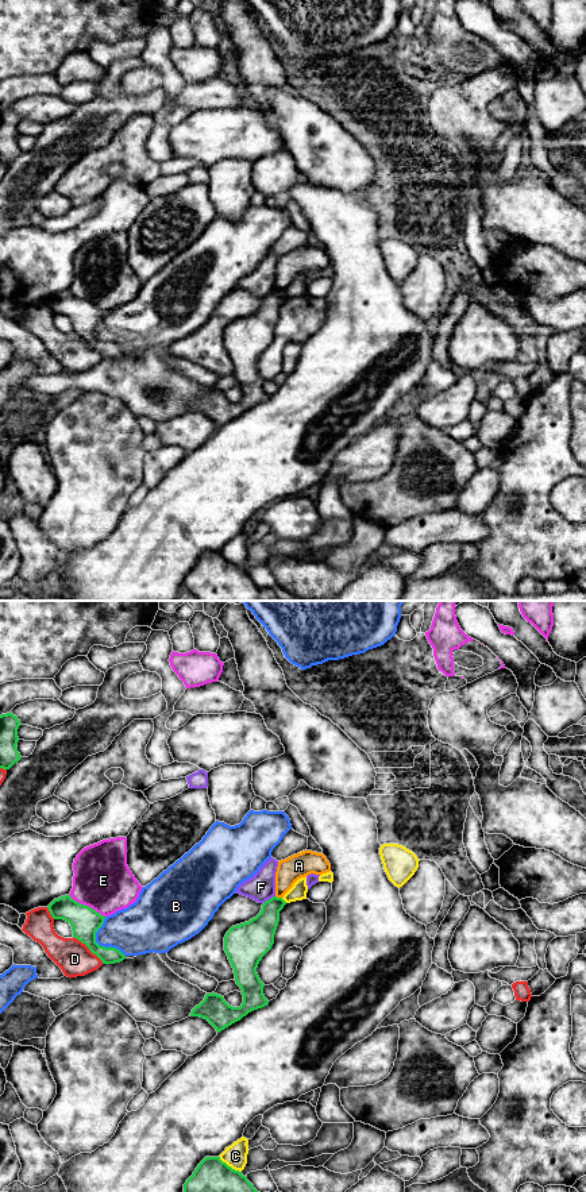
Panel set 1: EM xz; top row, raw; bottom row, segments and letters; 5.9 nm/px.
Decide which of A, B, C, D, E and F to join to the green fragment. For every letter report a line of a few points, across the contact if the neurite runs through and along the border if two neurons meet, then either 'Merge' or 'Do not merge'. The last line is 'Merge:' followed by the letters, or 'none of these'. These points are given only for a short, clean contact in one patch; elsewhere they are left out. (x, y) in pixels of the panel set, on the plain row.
A: Line: xz (276, 290), (281, 293). Do not merge
B: Line: xz (104, 312), (96, 336), (100, 340), (115, 342), (124, 351). Do not merge
C: Do not merge
D: Do not merge
E: Do not merge
F: Do not merge
Merge: none of these

